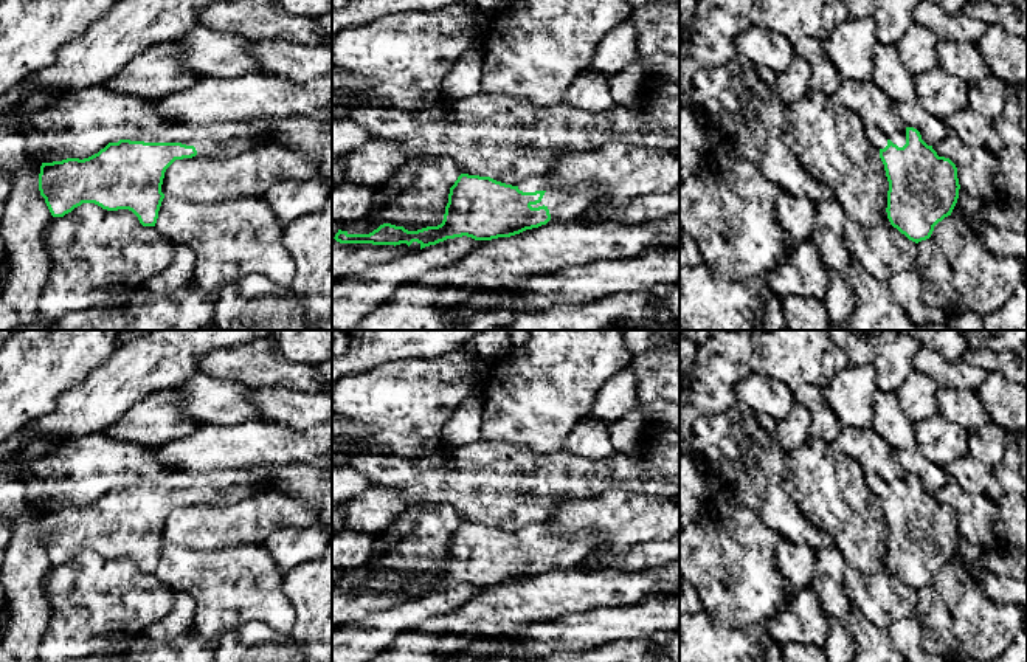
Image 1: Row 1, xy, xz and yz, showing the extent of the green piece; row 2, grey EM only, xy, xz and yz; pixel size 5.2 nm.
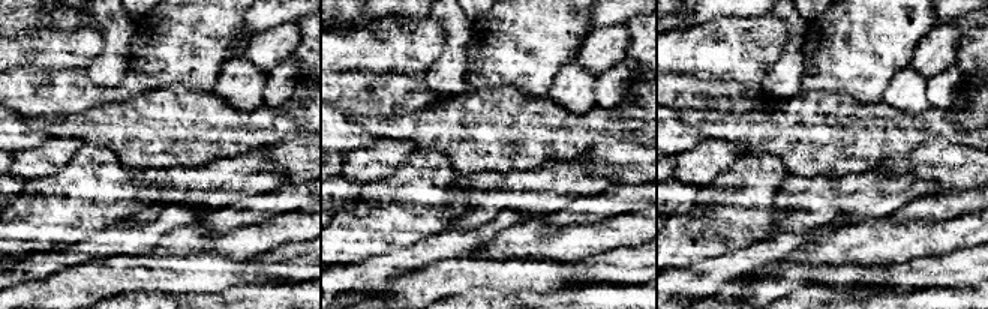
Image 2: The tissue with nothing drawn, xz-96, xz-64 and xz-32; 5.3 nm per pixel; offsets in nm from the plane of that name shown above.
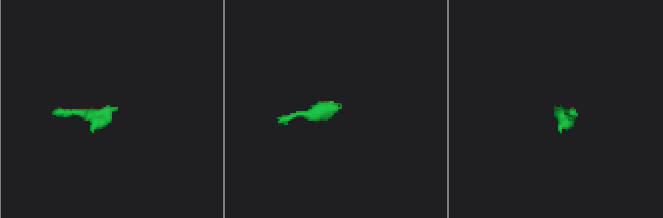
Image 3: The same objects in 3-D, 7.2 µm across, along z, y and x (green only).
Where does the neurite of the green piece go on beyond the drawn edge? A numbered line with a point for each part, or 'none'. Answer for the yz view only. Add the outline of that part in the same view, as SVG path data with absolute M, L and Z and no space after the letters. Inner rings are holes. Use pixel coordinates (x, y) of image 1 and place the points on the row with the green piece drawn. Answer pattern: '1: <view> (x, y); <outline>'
1: yz (874, 134); M877 126L866 127L867 138L878 147L884 149L887 146L887 135Z

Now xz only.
1: xz (532, 183); M531 175L518 184L518 189L523 192L551 191L546 175Z

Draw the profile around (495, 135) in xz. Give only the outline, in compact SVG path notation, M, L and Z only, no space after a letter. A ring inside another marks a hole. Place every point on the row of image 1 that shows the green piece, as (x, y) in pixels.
M679 84L645 88L638 102L590 113L562 101L537 107L503 93L444 98L431 109L352 107L351 118L374 140L399 143L408 163L450 157L462 174L490 177L518 186L531 175L545 175L562 155L600 150L605 144L625 143L672 150L679 143Z

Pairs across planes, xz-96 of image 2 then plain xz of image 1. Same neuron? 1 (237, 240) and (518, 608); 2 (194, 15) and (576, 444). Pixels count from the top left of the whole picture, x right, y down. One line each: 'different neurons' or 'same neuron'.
1: same neuron
2: different neurons

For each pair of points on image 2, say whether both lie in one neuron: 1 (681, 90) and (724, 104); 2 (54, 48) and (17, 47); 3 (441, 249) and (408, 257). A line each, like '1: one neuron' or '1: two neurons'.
1: one neuron
2: one neuron
3: one neuron

